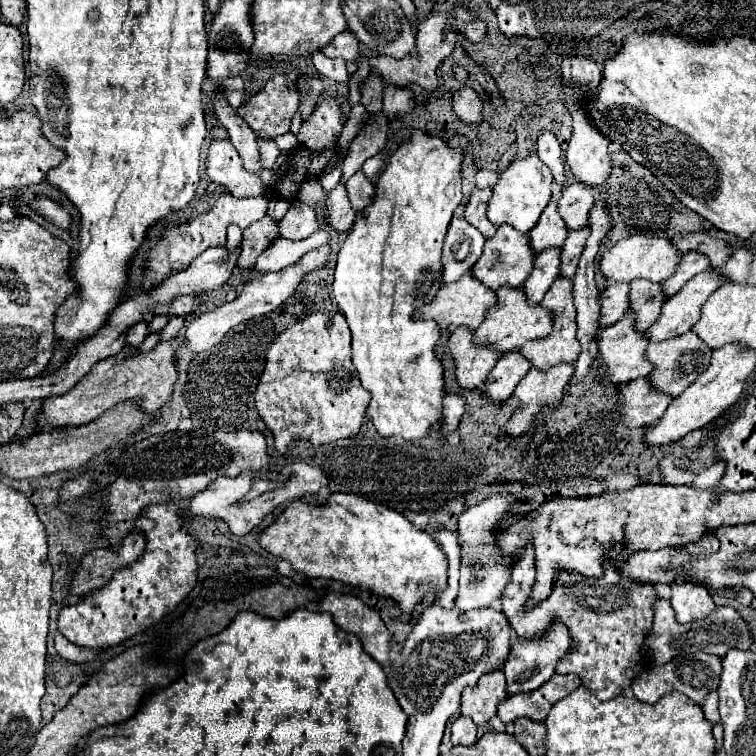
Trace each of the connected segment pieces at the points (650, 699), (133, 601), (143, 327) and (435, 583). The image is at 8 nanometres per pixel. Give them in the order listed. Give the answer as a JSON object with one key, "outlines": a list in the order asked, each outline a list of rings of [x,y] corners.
{"outlines":[[[[694,652],[694,656],[692,654],[678,656],[676,660],[664,664],[664,666],[652,666],[650,670],[640,672],[640,676],[636,676],[636,680],[632,680],[632,690],[638,700],[648,702],[648,704],[656,704],[668,692],[682,692],[690,700],[694,700],[698,706],[702,706],[706,694],[718,688],[720,674],[722,674],[722,660],[718,656]]],[[[172,502],[148,504],[134,522],[134,532],[142,532],[146,536],[142,558],[118,568],[110,584],[84,594],[78,604],[64,606],[58,614],[58,632],[76,646],[104,650],[142,634],[150,626],[158,624],[166,614],[174,612],[198,580],[198,540],[180,516],[180,508]]],[[[138,322],[138,324],[134,324],[134,326],[128,330],[126,342],[128,342],[130,346],[140,346],[146,336],[148,336],[148,324],[146,324],[146,322]]],[[[332,492],[326,504],[320,506],[310,506],[306,500],[292,502],[272,526],[262,530],[262,534],[258,536],[258,544],[266,552],[288,560],[296,572],[302,572],[308,578],[328,578],[356,588],[368,588],[374,594],[390,596],[404,610],[412,610],[426,592],[442,592],[446,588],[448,560],[434,538],[414,528],[400,512],[384,504],[360,498],[356,494]]]]}

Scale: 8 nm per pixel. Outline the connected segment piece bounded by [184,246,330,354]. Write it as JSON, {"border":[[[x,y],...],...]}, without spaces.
{"border":[[[320,246],[316,250],[310,250],[308,254],[304,254],[294,266],[288,266],[284,270],[278,270],[278,272],[268,272],[268,274],[262,274],[262,276],[256,276],[252,280],[248,280],[242,288],[242,294],[224,304],[224,306],[218,306],[214,308],[212,312],[204,312],[204,314],[198,314],[194,320],[188,322],[186,326],[186,332],[184,332],[184,342],[186,342],[186,348],[194,354],[200,354],[200,352],[208,352],[210,348],[214,348],[222,336],[234,328],[236,324],[240,322],[246,322],[250,318],[256,318],[256,316],[262,316],[262,314],[268,314],[272,310],[276,310],[288,296],[292,296],[292,292],[296,292],[296,286],[302,282],[302,276],[306,276],[308,272],[312,270],[318,270],[322,268],[326,262],[328,262],[328,256],[330,256],[330,248],[328,246]]]}

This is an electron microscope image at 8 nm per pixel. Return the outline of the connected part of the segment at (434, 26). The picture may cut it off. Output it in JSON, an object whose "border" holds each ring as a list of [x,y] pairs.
{"border":[[[456,8],[456,12],[446,12],[446,14],[436,14],[430,16],[428,20],[422,20],[418,26],[418,38],[416,38],[416,54],[404,56],[400,60],[390,58],[390,56],[374,56],[370,58],[370,76],[362,82],[360,88],[360,104],[370,112],[370,114],[380,114],[382,112],[382,96],[384,96],[384,84],[392,84],[394,88],[402,88],[408,84],[420,84],[426,90],[436,90],[438,80],[436,80],[436,68],[440,62],[452,54],[452,48],[458,40],[462,40],[460,34],[446,32],[444,26],[448,24],[450,18],[460,18],[466,22],[474,20],[474,14],[468,12],[468,8]]]}

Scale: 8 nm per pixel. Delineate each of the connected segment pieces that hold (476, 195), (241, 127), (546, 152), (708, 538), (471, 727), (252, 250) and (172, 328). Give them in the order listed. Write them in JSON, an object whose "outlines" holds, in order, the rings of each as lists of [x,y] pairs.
{"outlines":[[[[474,188],[468,204],[466,204],[466,210],[464,210],[464,218],[476,226],[484,238],[492,238],[496,234],[496,226],[490,224],[490,220],[486,218],[486,204],[492,196],[492,188],[484,188],[484,190],[478,190]]],[[[216,92],[214,108],[216,108],[220,122],[226,126],[226,130],[230,134],[230,142],[238,150],[244,168],[252,174],[258,174],[262,178],[264,188],[272,188],[278,182],[278,176],[260,164],[260,152],[256,146],[258,140],[256,140],[256,136],[252,136],[252,130],[248,130],[248,124],[244,124],[244,120],[240,120],[240,116],[236,116],[236,110],[228,106],[222,92]]],[[[544,132],[538,138],[538,150],[536,152],[538,152],[540,160],[552,170],[556,184],[564,190],[568,186],[568,182],[566,182],[566,174],[564,174],[564,160],[562,160],[562,148],[560,148],[558,138],[550,132]]],[[[704,534],[698,542],[688,544],[686,548],[682,548],[682,552],[690,554],[690,556],[710,556],[710,554],[714,554],[716,550],[718,550],[718,540],[716,540],[716,536],[712,536],[712,534]]],[[[458,716],[452,726],[452,744],[462,744],[462,746],[470,746],[476,742],[476,724],[468,718],[468,716]]],[[[264,216],[256,224],[244,230],[244,240],[240,244],[238,268],[252,268],[256,258],[266,250],[268,240],[278,234],[278,224],[270,216]]],[[[172,318],[162,330],[160,330],[160,340],[172,340],[178,332],[180,332],[180,328],[186,324],[186,320],[180,320],[180,318]]]]}

